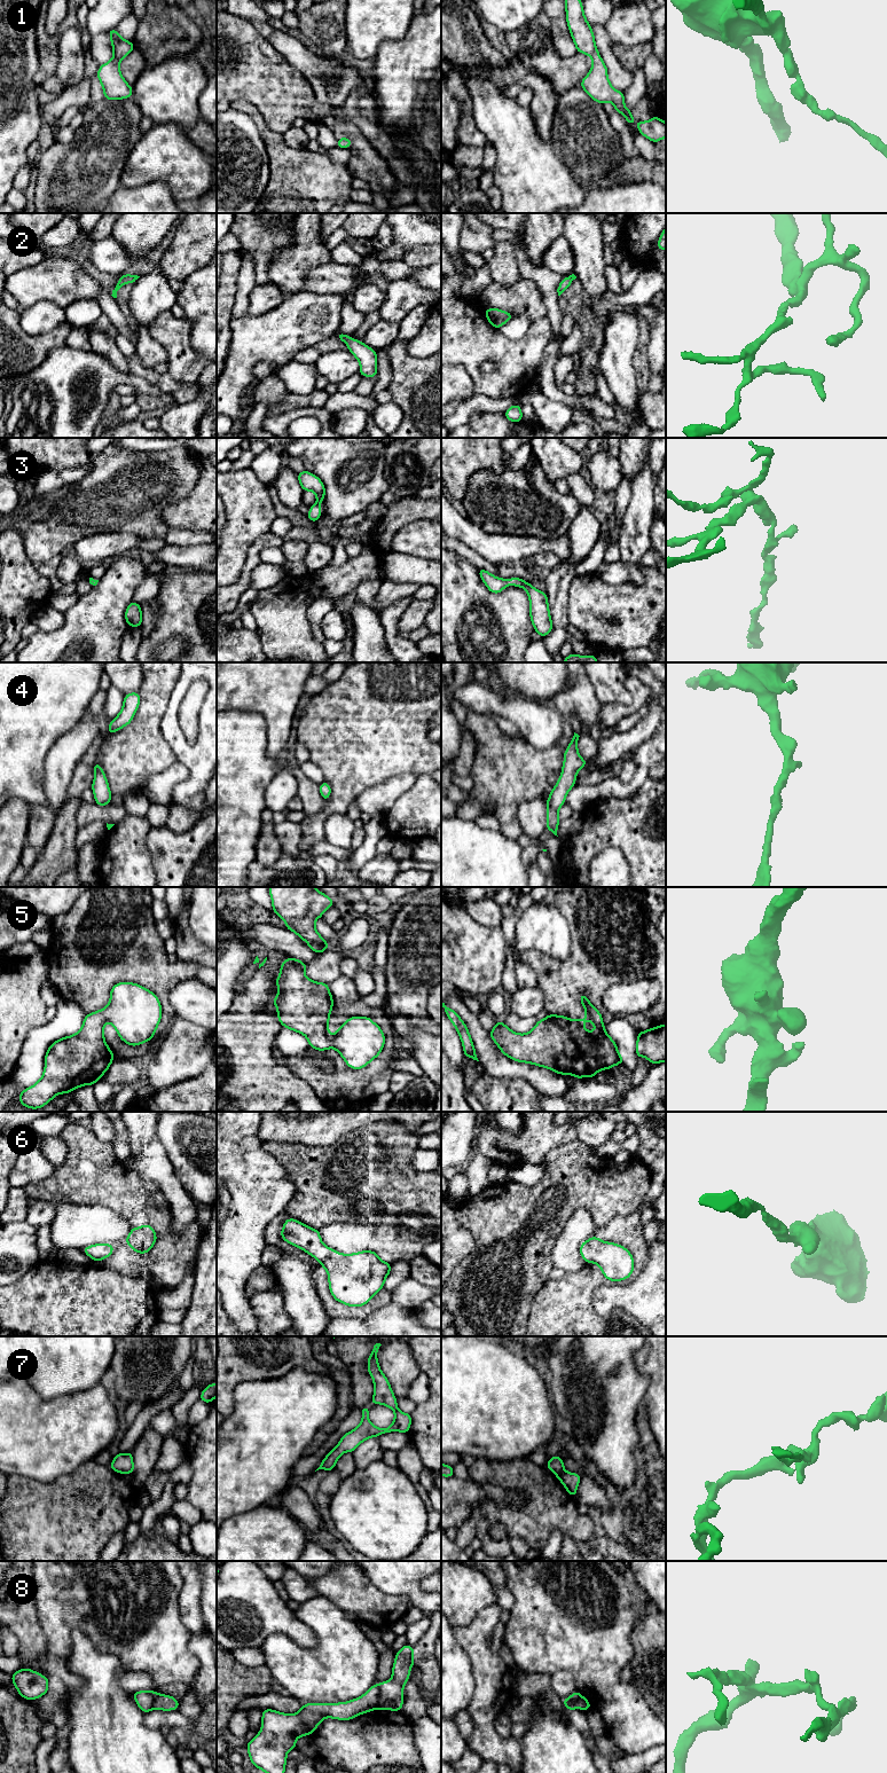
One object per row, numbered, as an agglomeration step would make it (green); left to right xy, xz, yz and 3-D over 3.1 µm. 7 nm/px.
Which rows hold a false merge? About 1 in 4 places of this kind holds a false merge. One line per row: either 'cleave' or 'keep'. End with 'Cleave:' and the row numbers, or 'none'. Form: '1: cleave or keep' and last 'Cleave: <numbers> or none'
1: keep
2: keep
3: keep
4: keep
5: keep
6: keep
7: keep
8: cleave
Cleave: 8

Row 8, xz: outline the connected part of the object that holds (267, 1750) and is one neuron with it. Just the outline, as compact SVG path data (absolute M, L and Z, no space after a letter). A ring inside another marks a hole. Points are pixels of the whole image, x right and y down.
M372 1685L362 1696L340 1703L305 1703L293 1715L262 1710L261 1731L246 1749L254 1767L265 1773L284 1773L286 1754L298 1737L311 1735L324 1718L350 1720L379 1707L379 1688Z

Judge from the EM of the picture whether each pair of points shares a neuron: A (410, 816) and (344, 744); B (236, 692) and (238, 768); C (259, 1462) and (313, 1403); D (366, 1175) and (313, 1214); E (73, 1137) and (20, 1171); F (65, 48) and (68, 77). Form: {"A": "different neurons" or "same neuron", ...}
{"A": "different neurons", "B": "different neurons", "C": "same neuron", "D": "same neuron", "E": "different neurons", "F": "same neuron"}

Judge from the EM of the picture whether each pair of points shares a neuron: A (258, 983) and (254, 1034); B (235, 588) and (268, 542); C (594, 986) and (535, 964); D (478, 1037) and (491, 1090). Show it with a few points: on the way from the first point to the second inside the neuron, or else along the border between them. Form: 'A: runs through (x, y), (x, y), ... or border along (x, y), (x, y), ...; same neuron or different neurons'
A: runs through (257, 996), (253, 1006), (249, 1011), (251, 1021); same neuron
B: runs through (245, 575), (252, 561), (252, 554), (256, 550); same neuron
C: runs through (579, 977), (560, 977), (550, 967); same neuron
D: border along (485, 1073), (492, 1076), (511, 1076), (513, 1079); different neurons

